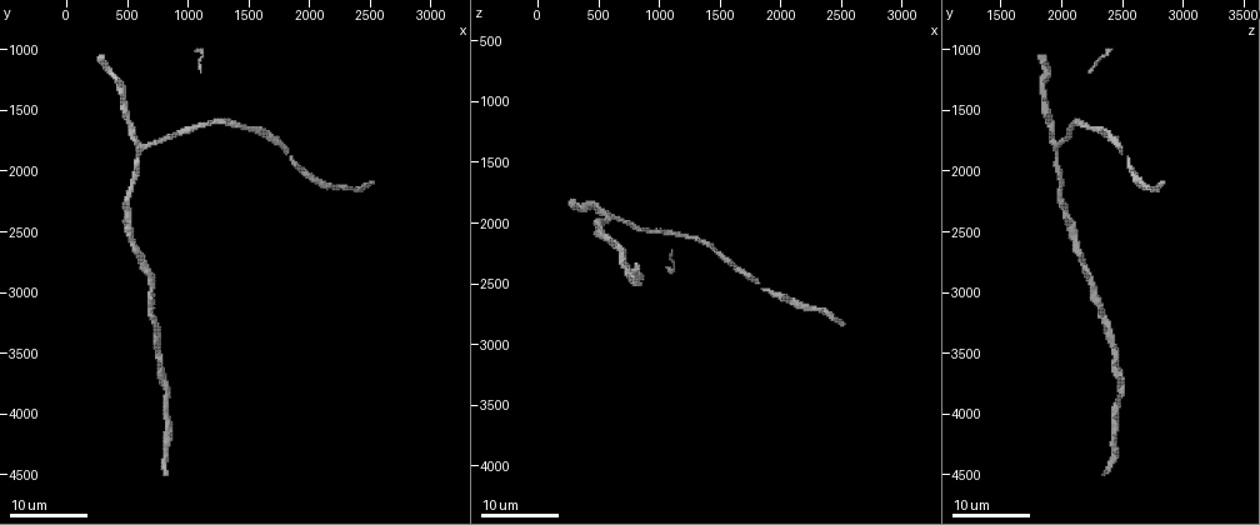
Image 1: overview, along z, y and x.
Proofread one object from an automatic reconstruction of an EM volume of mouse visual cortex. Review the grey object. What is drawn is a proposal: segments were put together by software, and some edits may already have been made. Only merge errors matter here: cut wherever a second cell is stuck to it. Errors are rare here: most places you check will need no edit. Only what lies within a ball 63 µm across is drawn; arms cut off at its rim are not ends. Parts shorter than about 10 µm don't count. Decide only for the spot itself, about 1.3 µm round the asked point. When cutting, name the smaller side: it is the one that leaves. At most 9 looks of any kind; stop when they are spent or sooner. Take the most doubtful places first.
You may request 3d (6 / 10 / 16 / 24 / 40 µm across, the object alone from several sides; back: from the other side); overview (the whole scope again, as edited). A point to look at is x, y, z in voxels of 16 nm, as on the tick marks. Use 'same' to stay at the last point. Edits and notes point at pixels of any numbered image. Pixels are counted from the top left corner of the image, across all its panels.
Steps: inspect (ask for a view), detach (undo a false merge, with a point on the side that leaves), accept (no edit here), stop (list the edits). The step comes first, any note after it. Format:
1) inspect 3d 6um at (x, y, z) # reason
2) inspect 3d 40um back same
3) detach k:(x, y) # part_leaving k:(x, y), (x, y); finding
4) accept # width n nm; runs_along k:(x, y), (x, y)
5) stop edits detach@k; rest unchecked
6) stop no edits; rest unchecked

inspect 3d 24um at (620, 1800, 1940) # arms part here

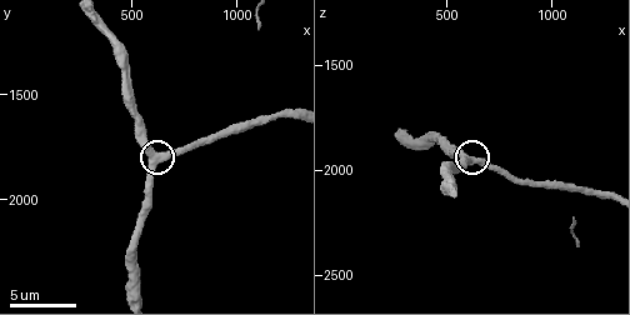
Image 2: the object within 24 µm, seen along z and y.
inspect 3d 10um at (630, 1800, 1940)

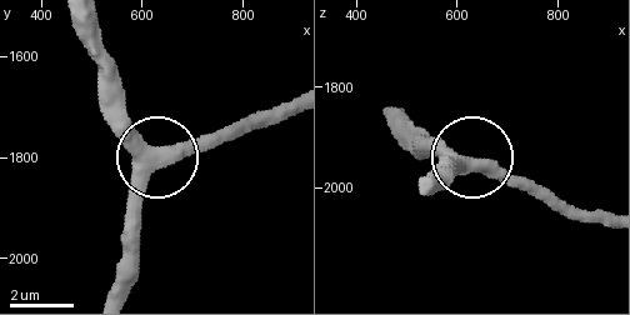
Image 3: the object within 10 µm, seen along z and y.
inspect 3d 10um back at (620, 1795, 1950)

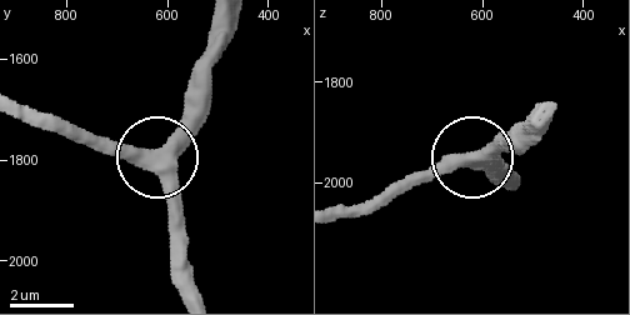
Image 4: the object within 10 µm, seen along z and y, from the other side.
accept # width 420 nm; runs_along 4:(194, 286), (178, 191), (159, 160), (208, 106); one cell here

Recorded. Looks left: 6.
inspect 3d 10um at (580, 2070, 1990)

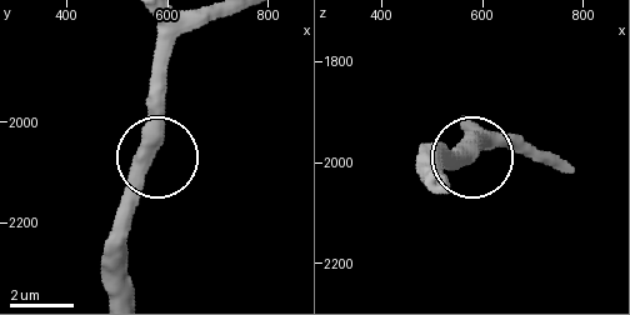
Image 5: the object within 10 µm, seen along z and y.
accept # runs_along 5:(143, 150), (156, 150), (156, 48); all the same cell

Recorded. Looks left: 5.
inspect 3d 16um at (1540, 1660, 2300) # sudden change in width

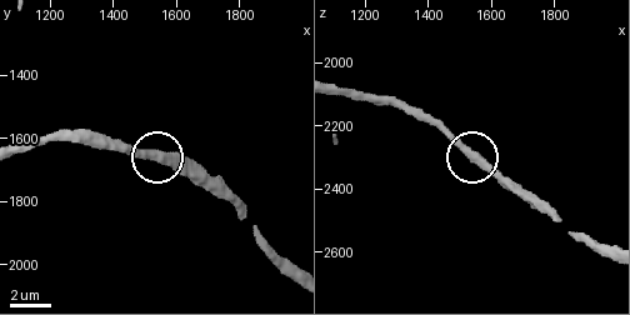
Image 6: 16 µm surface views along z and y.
inspect 3d 6um at (1560, 1660, 2300) # closer look

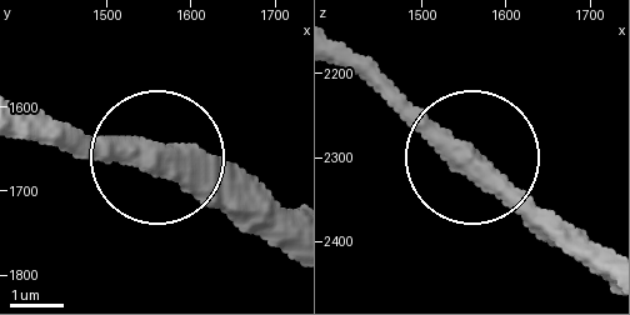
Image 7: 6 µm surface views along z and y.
accept # width 440 nm; runs_along 7:(31, 126), (151, 149), (241, 230); all the same cell

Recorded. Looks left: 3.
inspect 3d 24um at (1800, 1820, 2460) # calibre changes

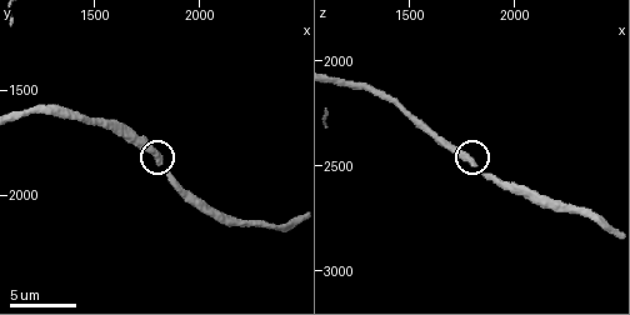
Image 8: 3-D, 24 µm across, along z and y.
inspect 3d 6um at (1790, 1800, 2480)

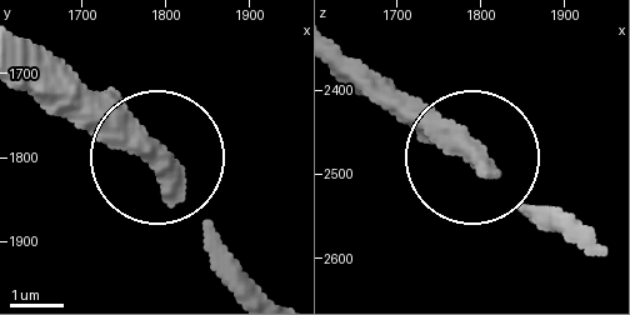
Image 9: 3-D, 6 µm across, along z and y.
accept # runs_along 9:(341, 49), (408, 90), (538, 220); one cell here

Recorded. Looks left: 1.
stop no edits; rest unchecked

